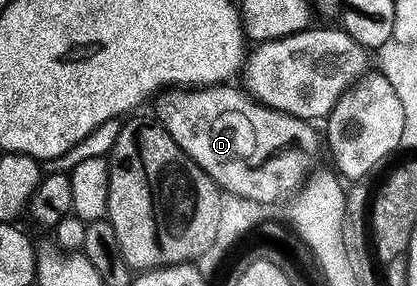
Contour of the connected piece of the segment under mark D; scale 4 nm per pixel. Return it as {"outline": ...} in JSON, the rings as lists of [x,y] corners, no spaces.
{"outline":[[[231,83],[164,89],[154,98],[154,105],[154,120],[165,127],[169,135],[173,135],[173,143],[177,143],[177,147],[181,147],[181,151],[185,151],[185,155],[189,155],[189,159],[201,167],[201,171],[212,177],[224,194],[243,196],[271,207],[274,206],[274,201],[279,201],[282,197],[290,198],[316,168],[319,145],[321,149],[320,130],[318,133],[310,120],[263,105],[242,88],[234,89]]]}

